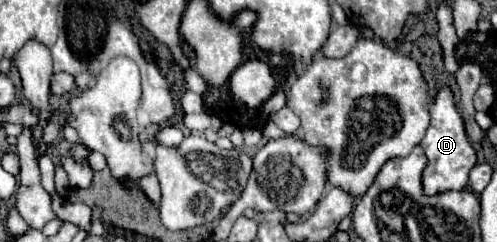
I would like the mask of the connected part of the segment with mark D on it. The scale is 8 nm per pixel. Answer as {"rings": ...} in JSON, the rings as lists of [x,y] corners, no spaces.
{"rings":[[[444,87],[436,95],[436,99],[432,99],[430,115],[432,115],[430,127],[420,143],[420,147],[428,157],[428,167],[424,169],[424,177],[422,177],[424,193],[434,195],[440,191],[462,191],[468,185],[470,169],[476,165],[476,151],[468,141],[468,135],[464,131],[464,121],[460,117],[458,107],[454,105],[452,91],[448,87]]]}

